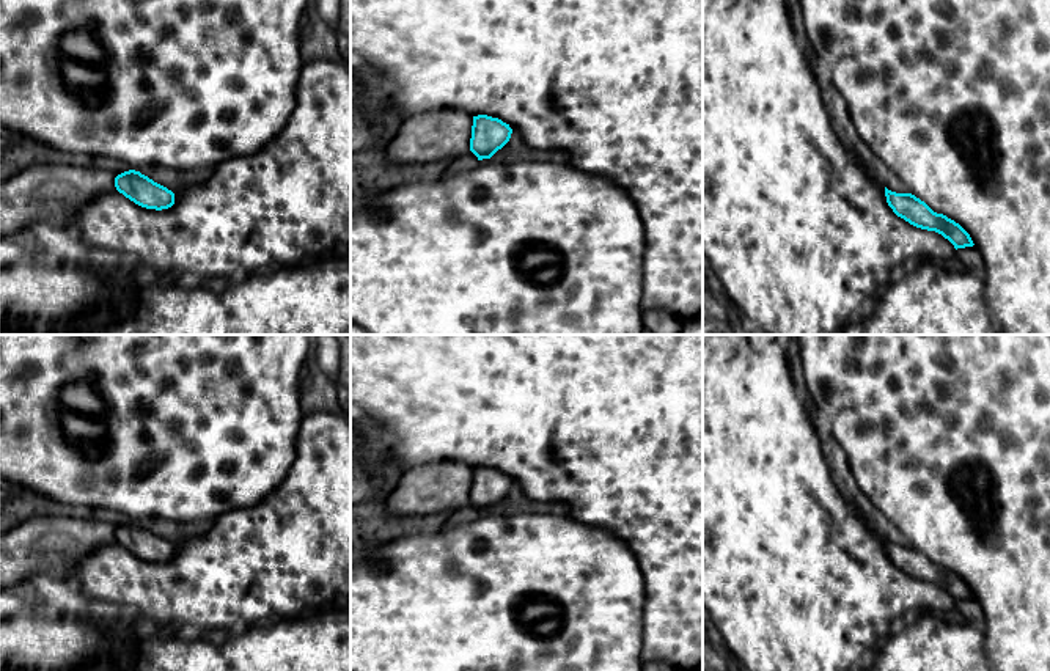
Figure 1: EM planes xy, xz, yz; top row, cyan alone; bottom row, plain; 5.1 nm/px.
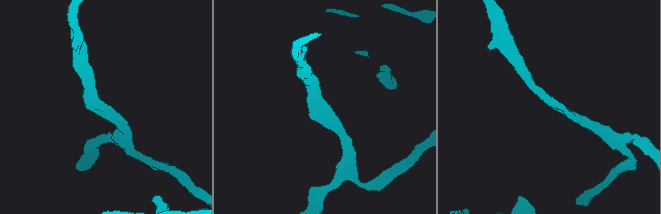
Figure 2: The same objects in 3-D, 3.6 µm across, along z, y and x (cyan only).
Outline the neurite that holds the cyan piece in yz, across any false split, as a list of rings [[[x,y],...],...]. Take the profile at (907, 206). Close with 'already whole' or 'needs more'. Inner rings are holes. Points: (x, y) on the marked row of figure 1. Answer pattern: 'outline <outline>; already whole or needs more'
outline [[[885,187],[885,196],[893,212],[910,225],[935,231],[948,239],[954,248],[973,247],[970,234],[954,220],[934,212],[924,201],[912,193],[896,193]]]; already whole

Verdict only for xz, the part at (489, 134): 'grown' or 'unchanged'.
unchanged

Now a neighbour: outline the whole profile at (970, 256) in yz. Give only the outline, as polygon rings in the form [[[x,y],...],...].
[[[978,247],[957,248],[956,256],[962,261],[967,272],[982,277],[986,266]]]

